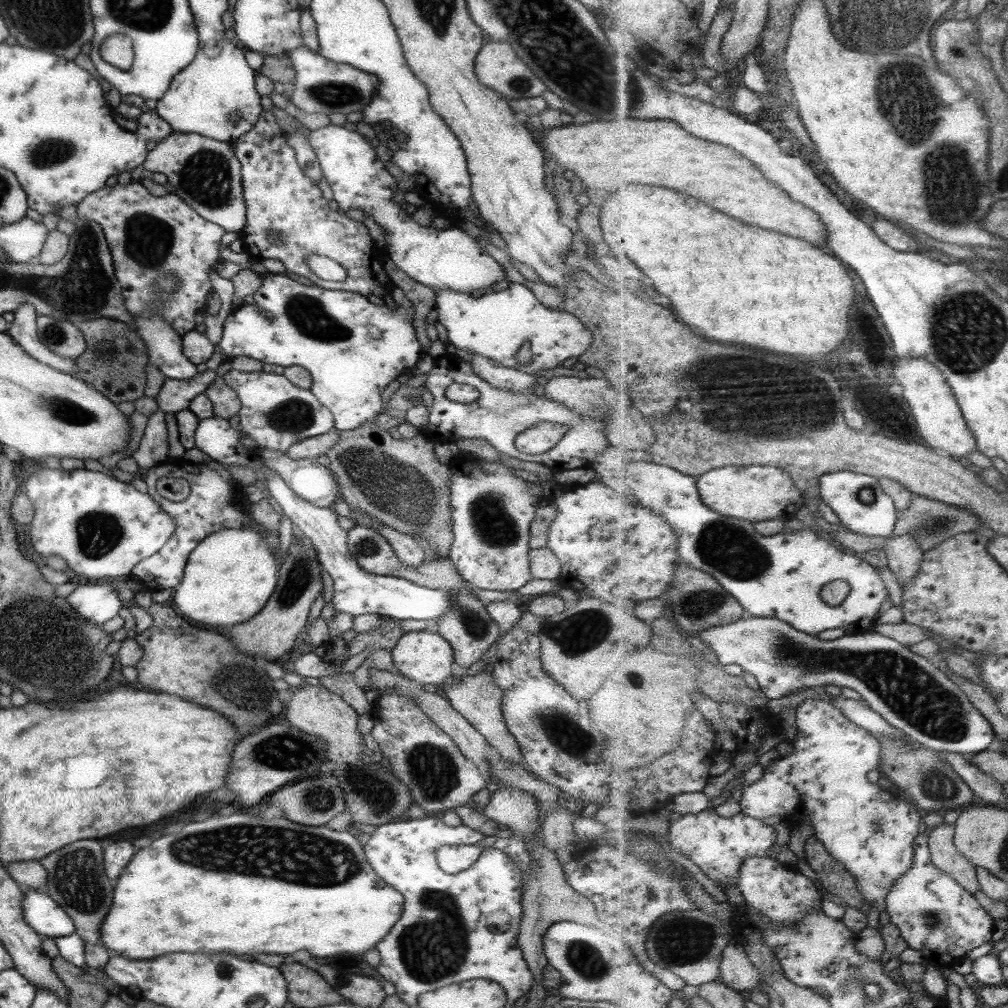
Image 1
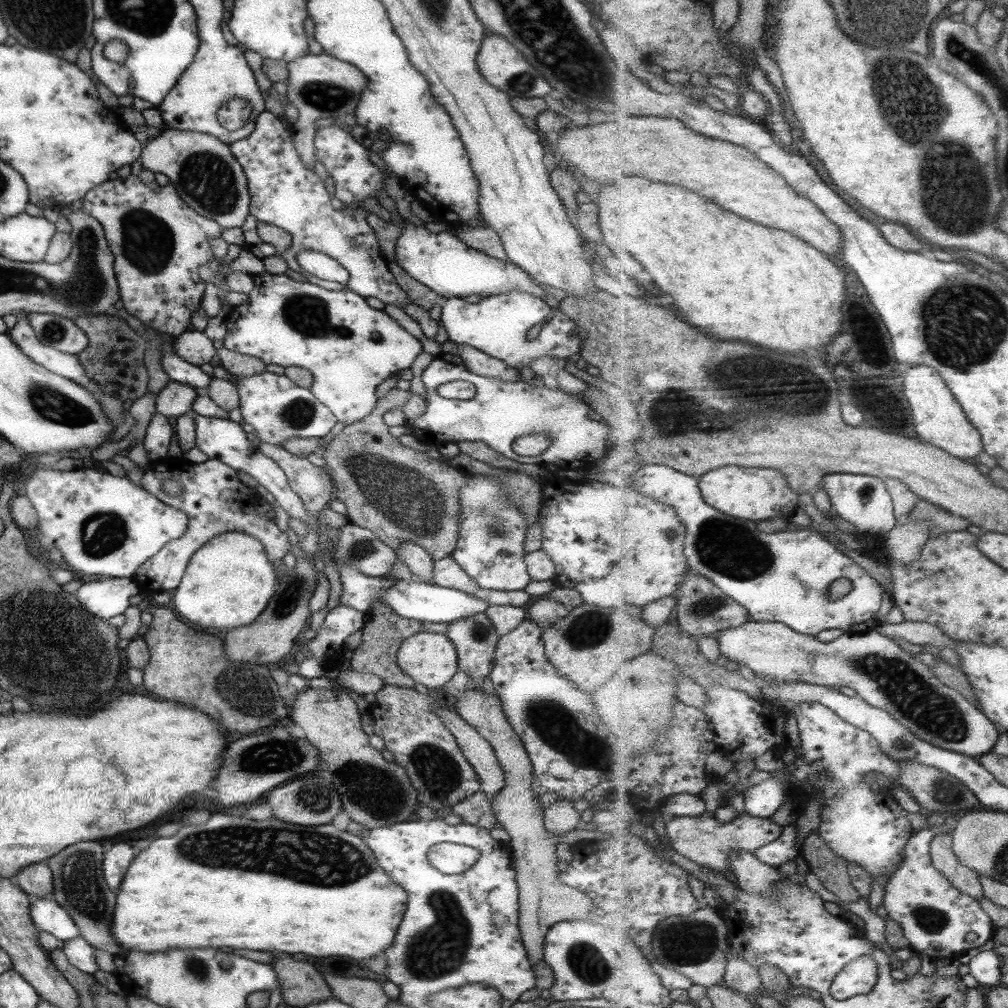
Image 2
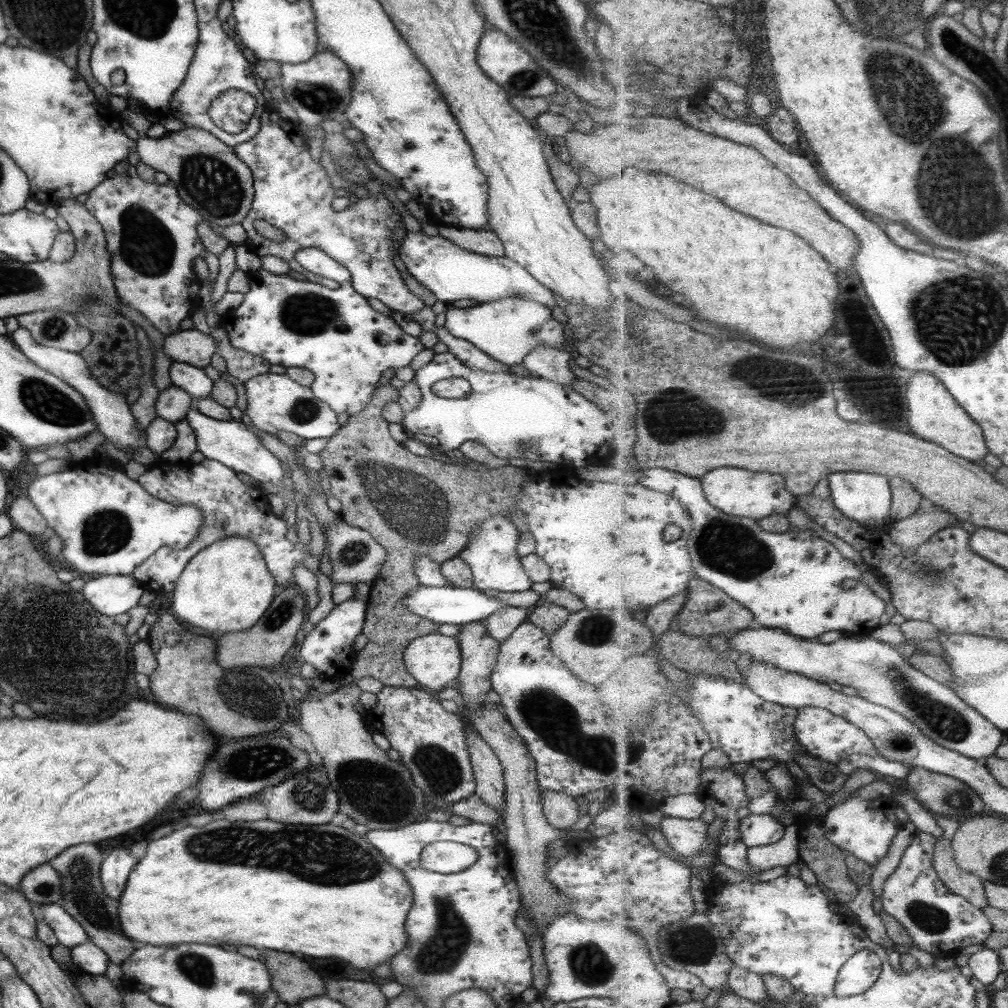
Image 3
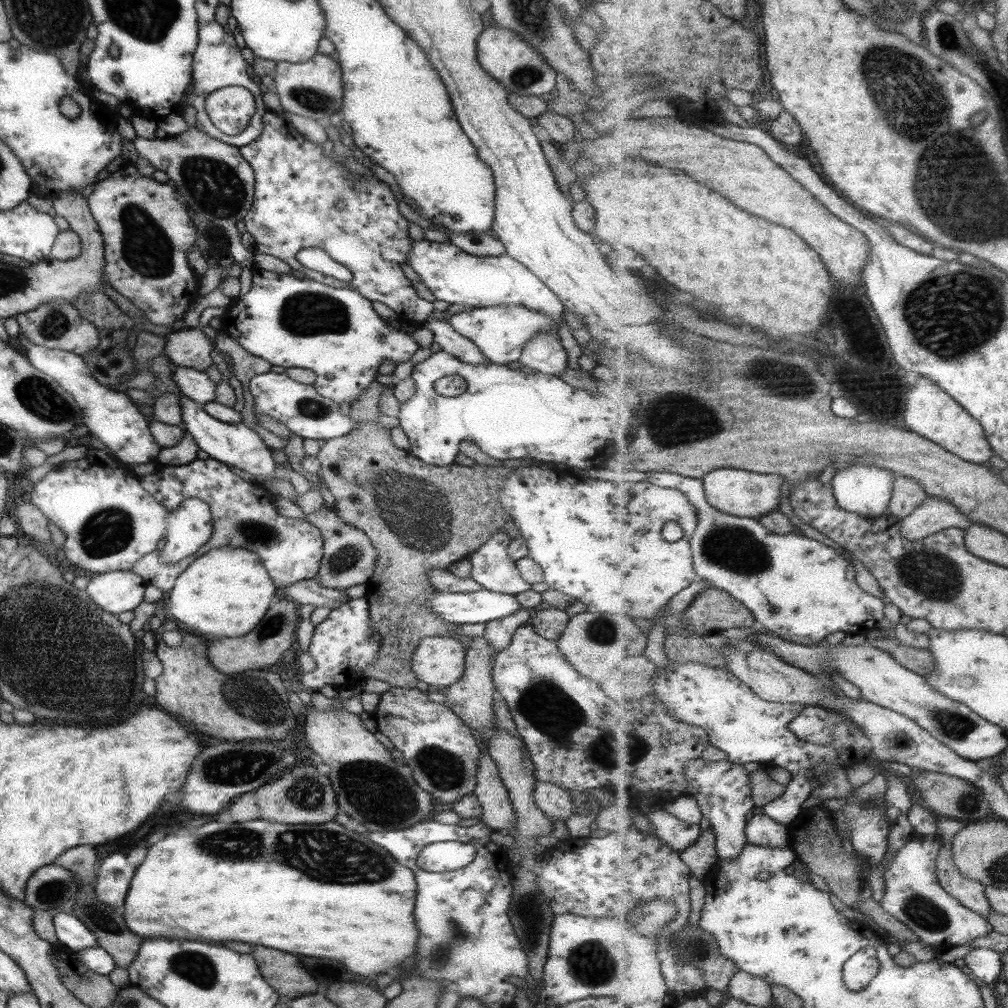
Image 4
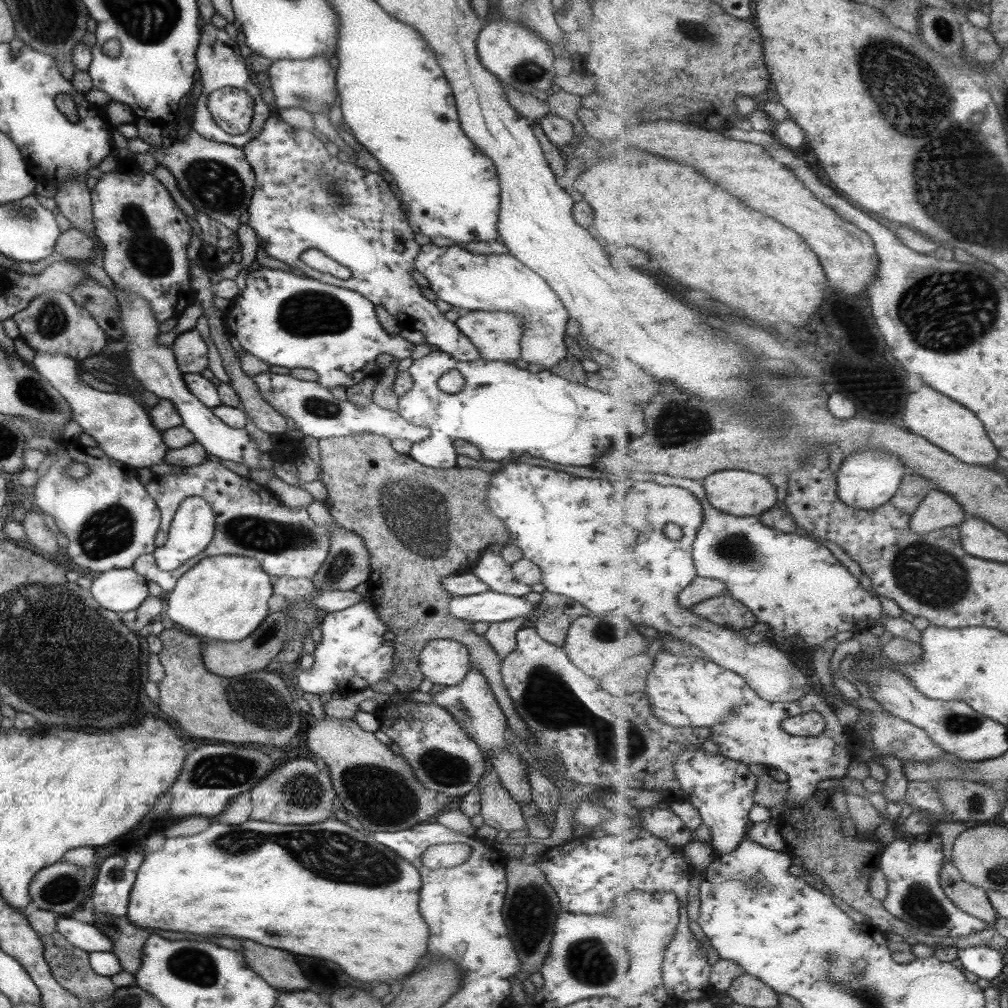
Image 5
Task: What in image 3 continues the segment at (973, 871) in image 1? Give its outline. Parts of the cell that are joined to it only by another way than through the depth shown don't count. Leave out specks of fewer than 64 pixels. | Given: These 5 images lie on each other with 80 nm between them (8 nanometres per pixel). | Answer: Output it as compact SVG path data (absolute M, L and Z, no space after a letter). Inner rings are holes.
M941 836L936 842L934 867L938 871L939 878L953 892L967 897L969 902L981 909L988 905L984 880L957 864L952 839Z

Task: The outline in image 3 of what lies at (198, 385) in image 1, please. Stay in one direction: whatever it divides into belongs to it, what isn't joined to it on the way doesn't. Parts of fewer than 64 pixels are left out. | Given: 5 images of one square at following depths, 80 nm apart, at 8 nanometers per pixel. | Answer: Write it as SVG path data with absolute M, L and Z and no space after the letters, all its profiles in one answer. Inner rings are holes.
M170 385L158 392L154 404L156 416L172 423L183 420L187 411L193 408L193 402L190 394Z

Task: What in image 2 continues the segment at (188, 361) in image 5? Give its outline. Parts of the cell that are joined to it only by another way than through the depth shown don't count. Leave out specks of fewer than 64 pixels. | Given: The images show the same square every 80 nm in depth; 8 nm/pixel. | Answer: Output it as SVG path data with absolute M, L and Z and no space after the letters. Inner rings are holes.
M188 330L174 337L172 344L174 353L177 353L185 362L193 366L209 363L216 354L216 344L209 340L201 331Z

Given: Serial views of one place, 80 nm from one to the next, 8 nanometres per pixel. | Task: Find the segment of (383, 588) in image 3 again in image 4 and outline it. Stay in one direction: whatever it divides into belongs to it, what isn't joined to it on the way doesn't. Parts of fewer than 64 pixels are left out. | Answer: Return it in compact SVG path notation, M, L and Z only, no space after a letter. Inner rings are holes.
M373 381L361 394L349 404L349 417L357 421L357 427L353 430L345 433L344 435L338 436L337 438L330 438L324 441L323 446L319 448L317 452L316 459L320 462L319 470L316 472L320 480L320 484L323 485L334 497L335 497L335 506L334 513L348 525L354 526L359 530L362 530L367 538L371 541L371 544L376 548L378 557L376 560L376 565L372 576L367 581L368 590L364 594L364 597L368 602L368 625L372 634L379 634L382 636L378 641L379 643L379 654L375 655L375 660L373 664L369 664L365 670L363 670L363 677L365 679L375 679L381 682L385 682L389 687L395 688L415 688L417 686L417 677L411 671L411 655L413 655L413 650L418 645L420 638L432 637L435 635L443 635L446 637L453 637L455 640L456 634L454 635L452 630L457 627L455 624L450 622L443 622L434 612L428 610L428 606L424 604L424 600L427 595L430 595L431 591L435 591L434 588L427 582L426 579L426 570L430 568L439 568L445 569L455 562L457 559L465 559L473 552L482 542L485 542L485 539L493 534L495 531L503 530L505 531L512 539L520 536L519 529L516 527L516 524L513 522L513 519L502 509L500 505L499 495L500 488L499 482L505 480L505 474L509 476L511 470L509 468L491 468L491 466L477 465L476 463L473 466L460 466L449 464L449 466L429 466L425 462L420 462L406 450L401 450L396 448L389 437L389 432L387 429L384 429L381 425L376 423L376 418L378 418L378 400L379 397L384 392L384 385Z

